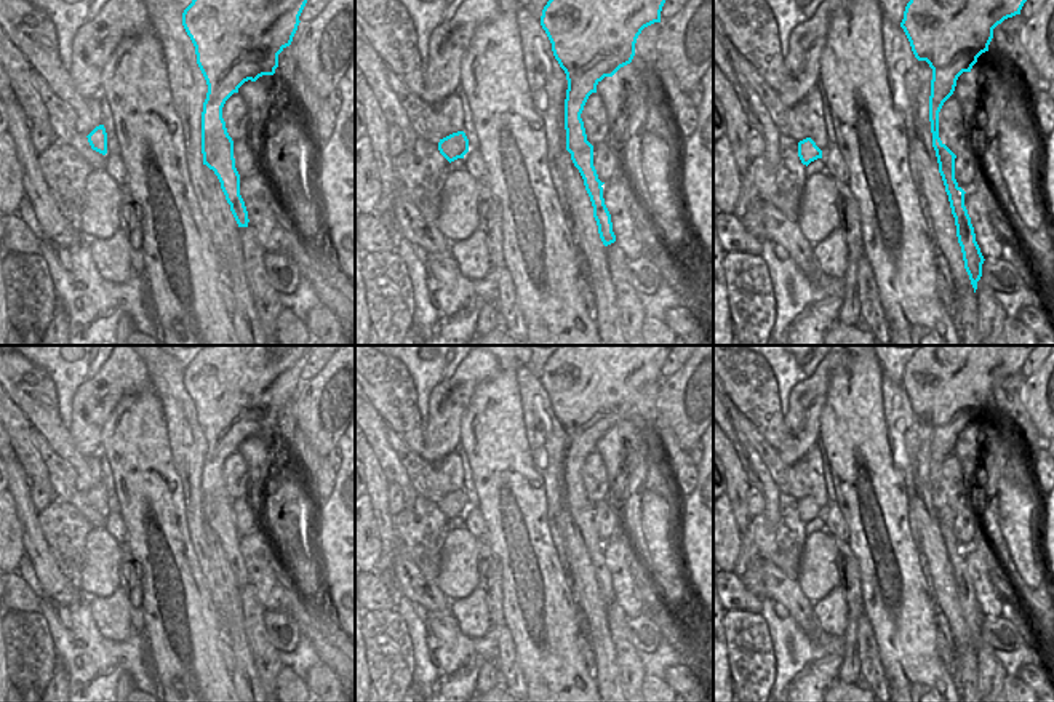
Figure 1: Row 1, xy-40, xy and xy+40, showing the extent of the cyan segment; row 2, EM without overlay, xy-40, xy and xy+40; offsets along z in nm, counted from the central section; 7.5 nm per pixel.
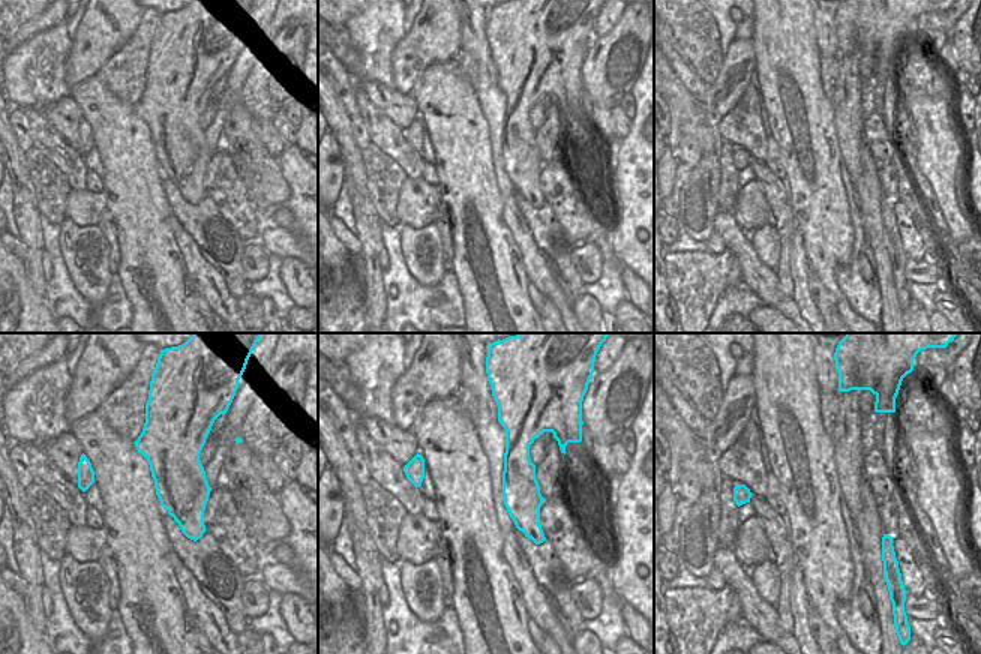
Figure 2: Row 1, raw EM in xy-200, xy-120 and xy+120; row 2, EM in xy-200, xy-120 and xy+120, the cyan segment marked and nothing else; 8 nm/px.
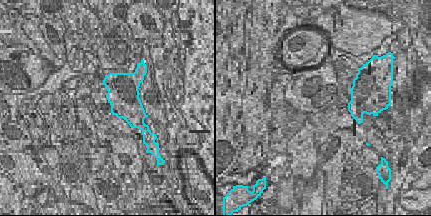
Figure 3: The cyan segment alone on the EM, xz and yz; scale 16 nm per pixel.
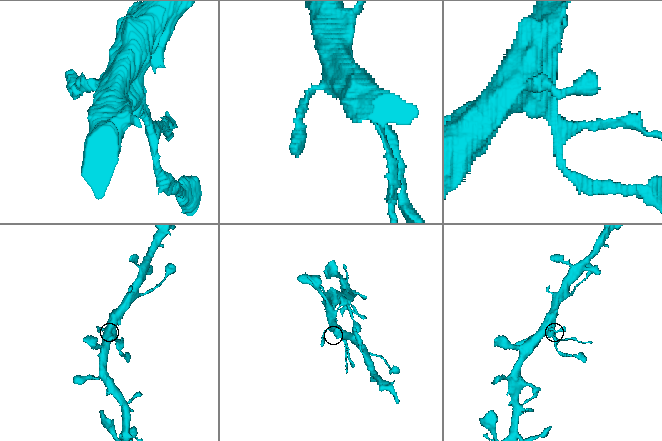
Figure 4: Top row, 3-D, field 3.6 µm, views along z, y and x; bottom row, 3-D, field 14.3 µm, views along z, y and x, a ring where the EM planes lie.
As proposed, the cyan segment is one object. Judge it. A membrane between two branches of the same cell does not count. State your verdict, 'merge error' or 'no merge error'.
merge error

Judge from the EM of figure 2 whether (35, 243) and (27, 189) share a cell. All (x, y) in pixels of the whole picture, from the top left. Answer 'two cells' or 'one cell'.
one cell

